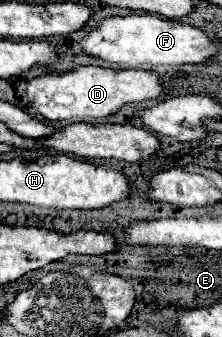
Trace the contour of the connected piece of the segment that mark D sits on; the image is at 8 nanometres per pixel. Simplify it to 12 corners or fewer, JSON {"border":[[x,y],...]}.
{"border":[[80,66],[28,80],[50,122],[104,118],[164,98],[146,70]]}

